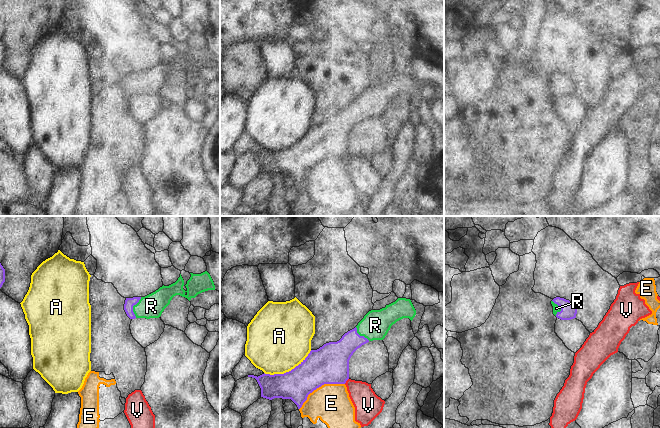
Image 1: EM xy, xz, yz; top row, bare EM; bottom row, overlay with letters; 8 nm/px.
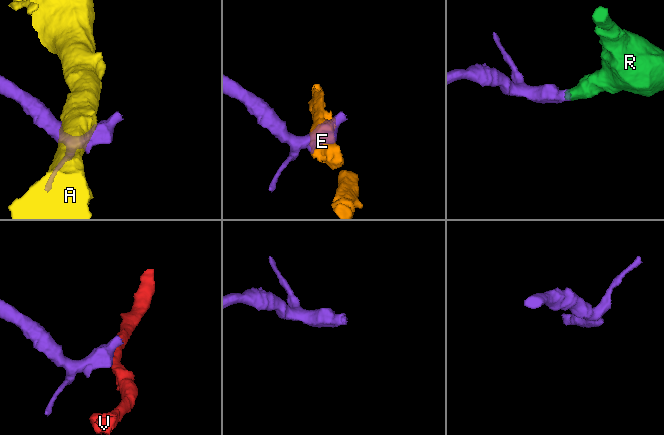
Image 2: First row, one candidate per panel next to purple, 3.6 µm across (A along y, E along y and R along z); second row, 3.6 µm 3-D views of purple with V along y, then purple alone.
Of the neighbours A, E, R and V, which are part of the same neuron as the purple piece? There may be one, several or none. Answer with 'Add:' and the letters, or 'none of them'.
Add: R

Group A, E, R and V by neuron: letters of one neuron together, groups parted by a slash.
A / E / R / V

